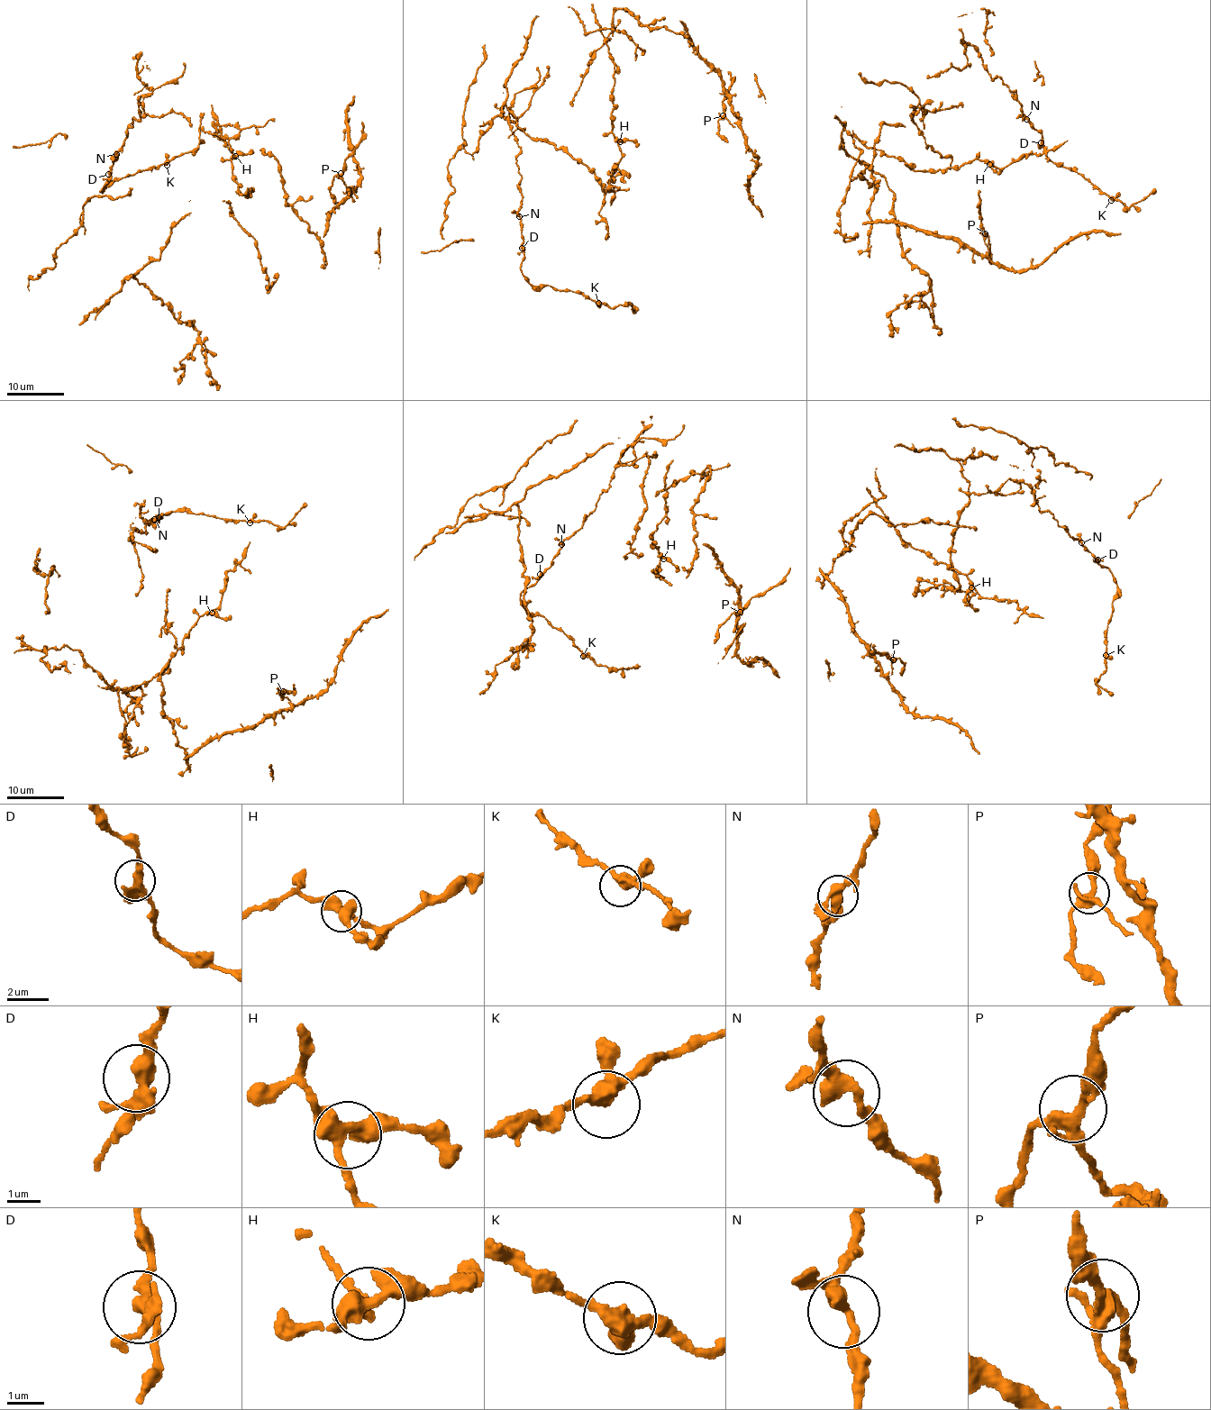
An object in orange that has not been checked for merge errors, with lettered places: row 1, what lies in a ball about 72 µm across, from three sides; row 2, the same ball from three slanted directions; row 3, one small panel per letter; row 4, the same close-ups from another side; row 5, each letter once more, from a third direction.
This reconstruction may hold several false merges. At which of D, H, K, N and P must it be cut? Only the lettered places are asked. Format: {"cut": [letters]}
{"cut": []}

